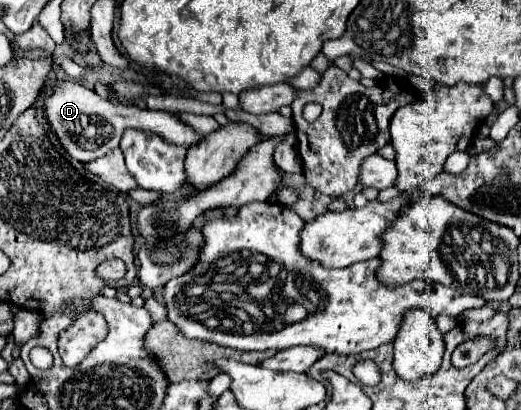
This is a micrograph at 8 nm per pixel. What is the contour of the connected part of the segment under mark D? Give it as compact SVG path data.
M54 80L50 94L44 100L44 116L56 134L62 148L78 162L88 162L104 156L120 144L122 132L126 128L142 128L150 132L158 132L164 140L182 144L190 148L202 136L196 134L190 126L182 124L174 114L160 110L142 110L138 106L114 106L108 100L102 100L94 90L74 82L74 80Z

